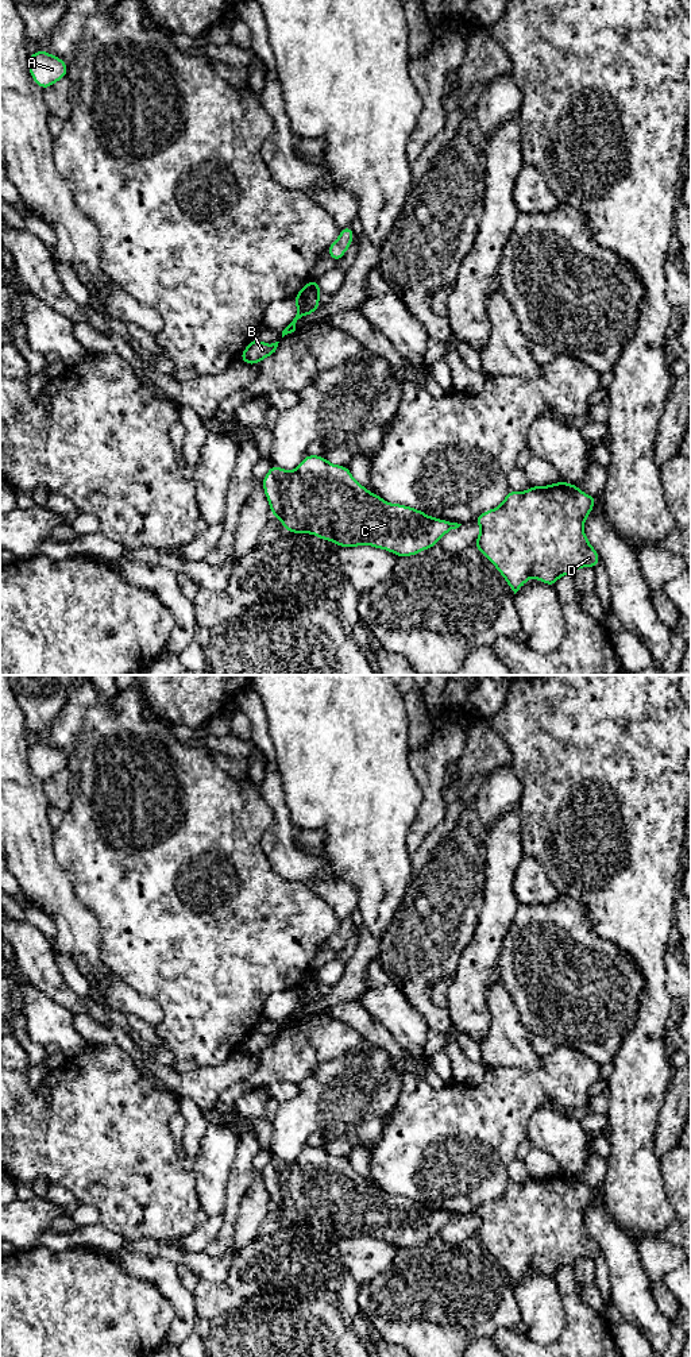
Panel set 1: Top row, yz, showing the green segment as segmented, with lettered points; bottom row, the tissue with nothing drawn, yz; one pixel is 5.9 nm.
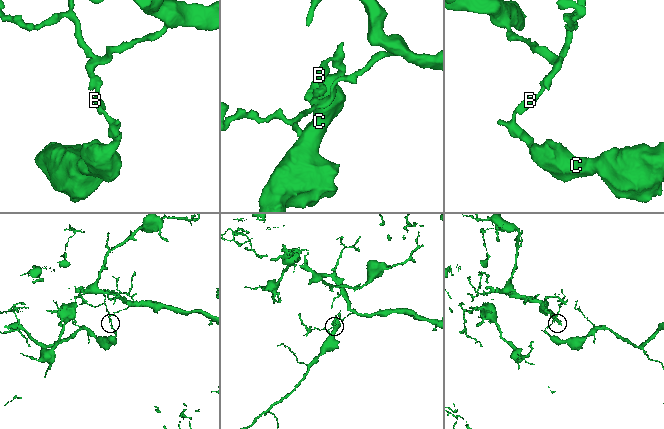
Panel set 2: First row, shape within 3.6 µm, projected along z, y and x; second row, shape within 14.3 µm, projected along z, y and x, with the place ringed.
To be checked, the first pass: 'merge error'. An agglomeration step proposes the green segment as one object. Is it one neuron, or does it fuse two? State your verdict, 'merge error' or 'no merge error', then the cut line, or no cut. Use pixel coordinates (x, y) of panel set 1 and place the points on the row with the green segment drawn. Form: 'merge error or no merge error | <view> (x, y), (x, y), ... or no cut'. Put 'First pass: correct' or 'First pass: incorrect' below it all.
merge error | yz (309, 282), (305, 315)
First pass: correct

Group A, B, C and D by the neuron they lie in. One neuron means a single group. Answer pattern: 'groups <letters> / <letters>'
groups A / B C D

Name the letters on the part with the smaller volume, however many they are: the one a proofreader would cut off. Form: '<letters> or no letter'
B, C, D

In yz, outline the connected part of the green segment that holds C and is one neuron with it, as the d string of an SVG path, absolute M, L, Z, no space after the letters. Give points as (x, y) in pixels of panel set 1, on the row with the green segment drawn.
M308 454L294 471L273 464L262 483L270 512L281 518L285 529L293 533L312 533L339 547L368 544L405 558L439 544L439 539L448 531L462 525L383 501L358 483L347 466L332 464L325 456Z

